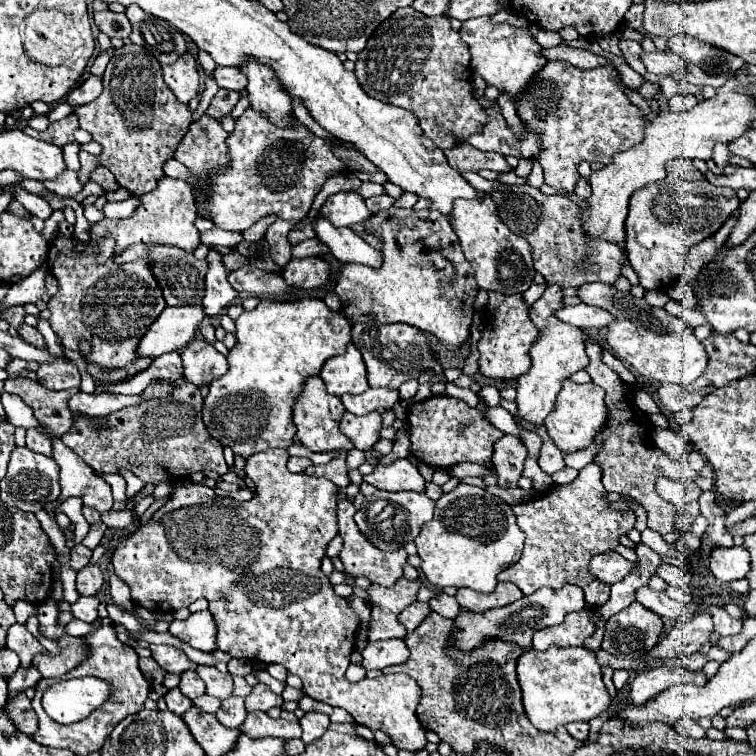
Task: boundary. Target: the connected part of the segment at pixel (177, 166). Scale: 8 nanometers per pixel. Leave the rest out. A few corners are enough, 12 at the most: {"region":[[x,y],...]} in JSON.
{"region":[[175,158],[165,164],[165,174],[189,182],[191,170],[187,170]]}

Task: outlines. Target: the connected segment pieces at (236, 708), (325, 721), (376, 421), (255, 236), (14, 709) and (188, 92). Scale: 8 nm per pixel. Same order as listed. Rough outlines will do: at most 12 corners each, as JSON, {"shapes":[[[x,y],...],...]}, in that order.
{"shapes":[[[227,698],[217,720],[239,728],[247,716],[243,698]],[[309,712],[299,720],[305,744],[321,738],[331,720]],[[345,412],[341,432],[357,450],[371,450],[379,440],[381,414]],[[265,216],[243,232],[249,242],[259,242],[275,216]],[[23,692],[7,704],[25,734],[37,732],[37,714]],[[189,52],[163,76],[179,102],[199,94],[197,62]]]}

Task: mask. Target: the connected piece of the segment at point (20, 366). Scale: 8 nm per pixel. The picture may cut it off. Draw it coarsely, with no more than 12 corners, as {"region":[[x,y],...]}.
{"region":[[11,358],[7,372],[37,372],[39,362]]}

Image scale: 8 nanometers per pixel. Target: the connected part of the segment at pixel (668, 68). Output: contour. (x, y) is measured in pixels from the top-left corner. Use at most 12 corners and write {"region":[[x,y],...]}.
{"region":[[671,50],[643,52],[647,72],[673,76],[685,72]]}

